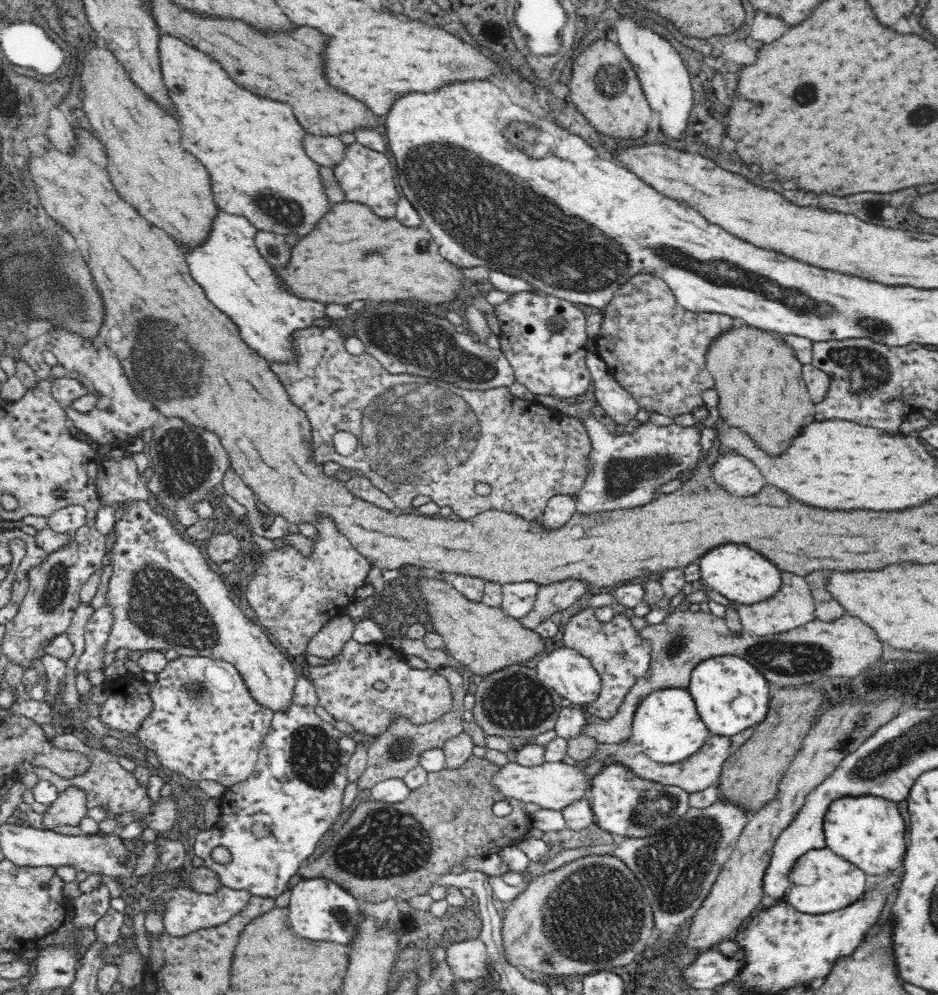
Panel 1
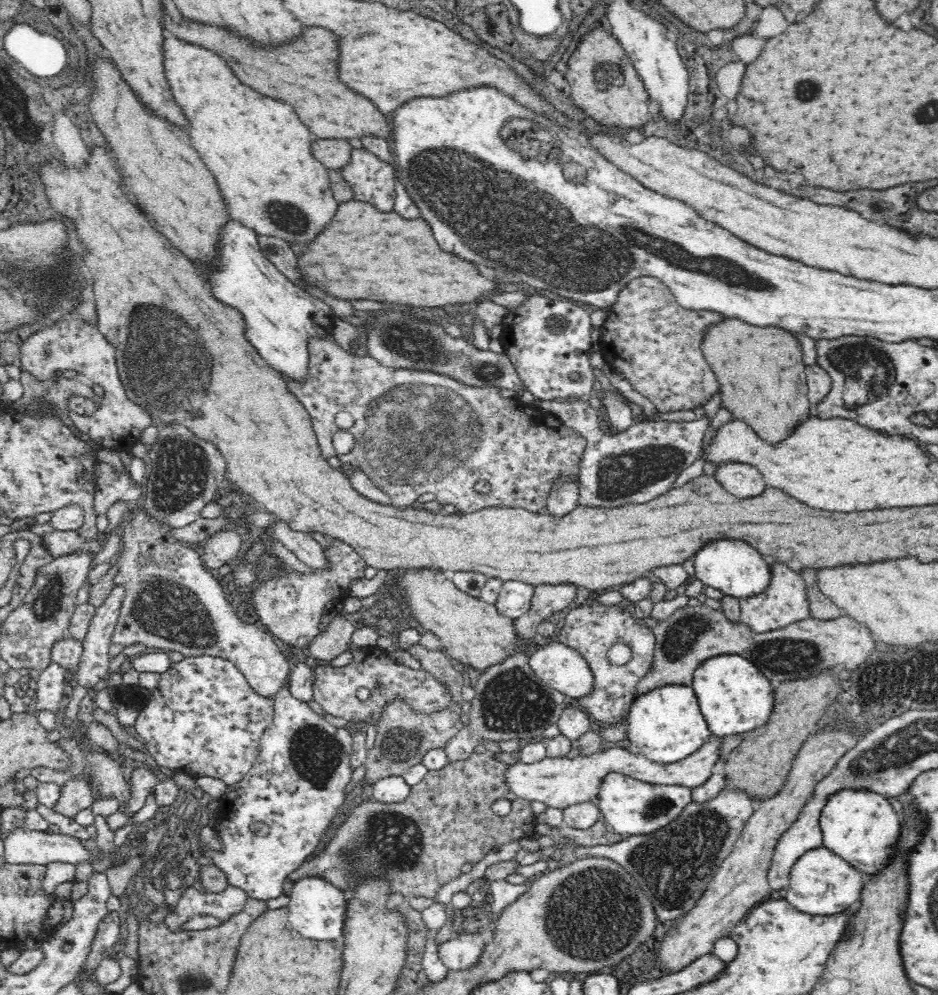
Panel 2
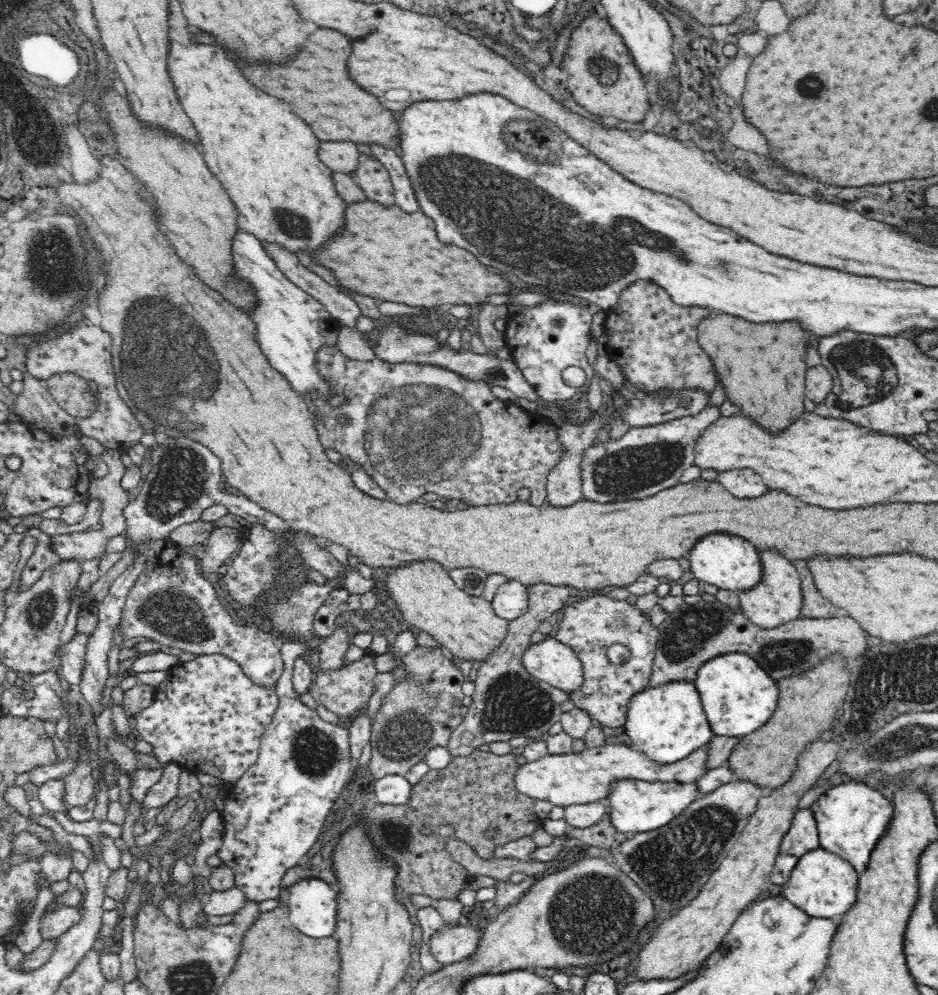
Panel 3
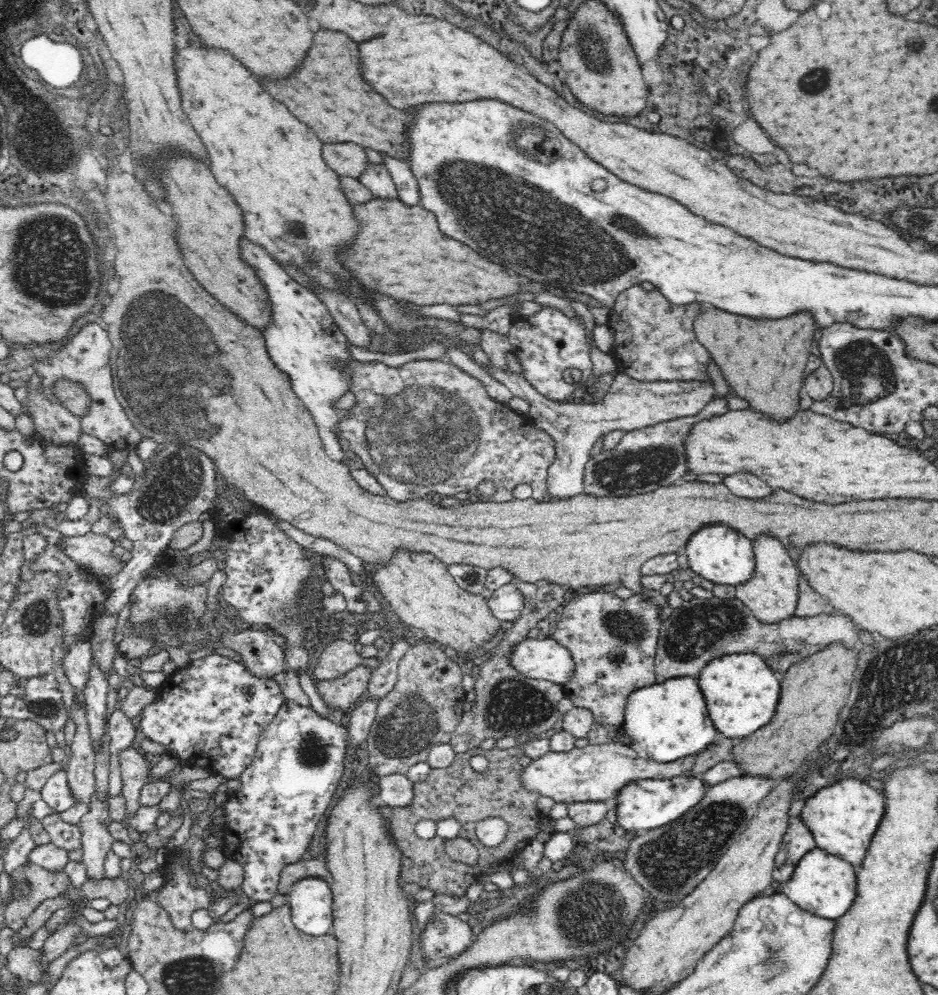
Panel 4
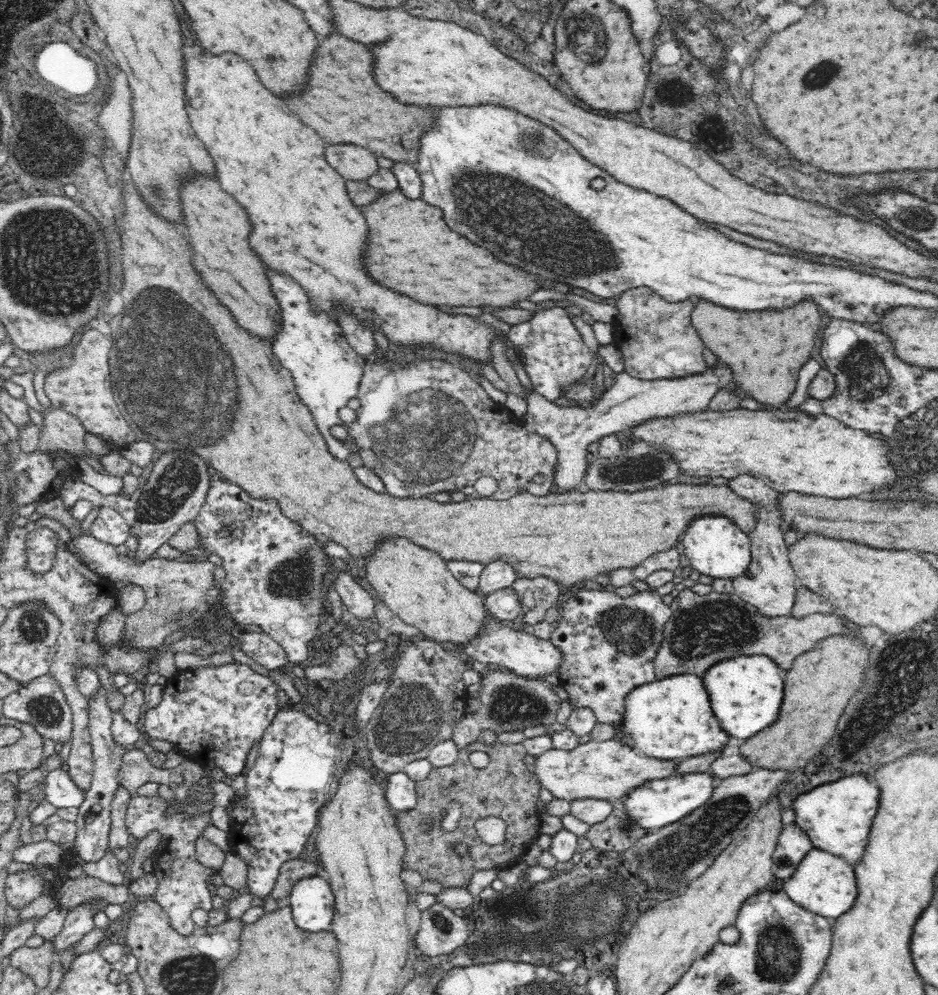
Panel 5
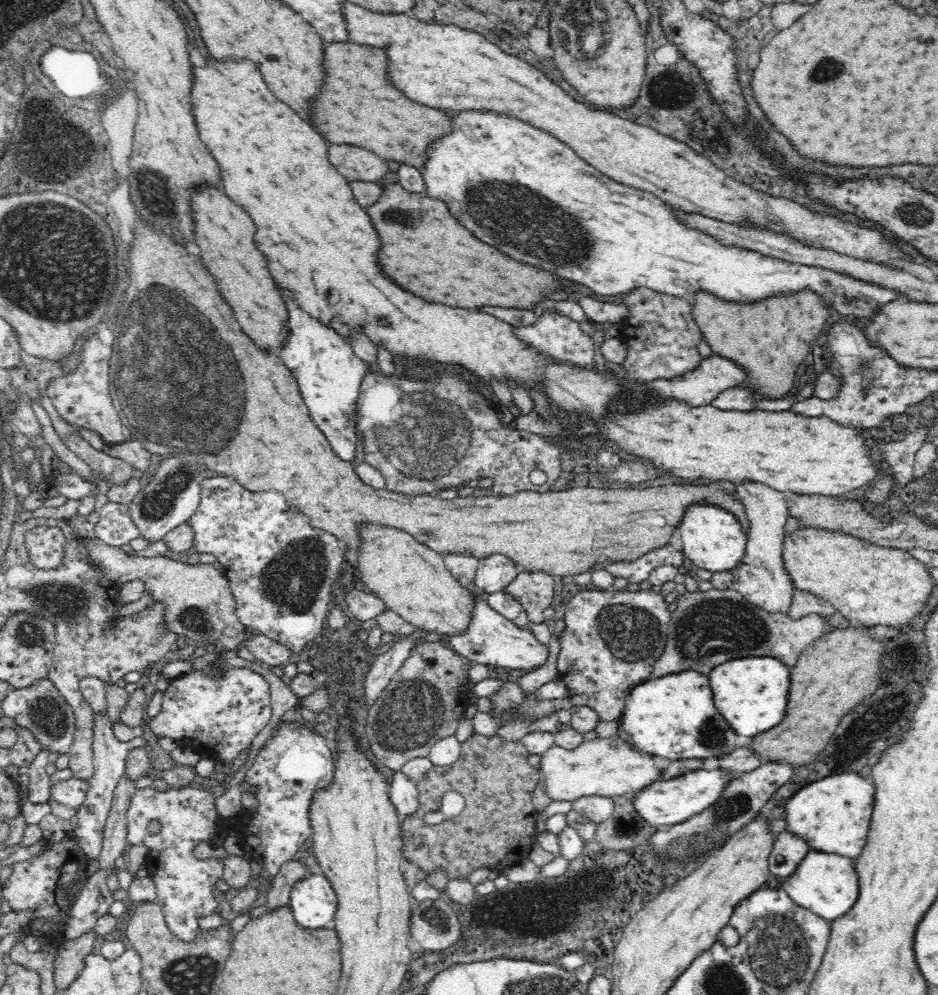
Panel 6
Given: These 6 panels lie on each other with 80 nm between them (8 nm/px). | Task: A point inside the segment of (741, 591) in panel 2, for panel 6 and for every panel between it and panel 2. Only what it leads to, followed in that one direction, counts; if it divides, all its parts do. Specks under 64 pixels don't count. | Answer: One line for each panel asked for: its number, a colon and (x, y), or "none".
3: (728, 561)
4: (717, 552)
5: (715, 546)
6: (712, 538)

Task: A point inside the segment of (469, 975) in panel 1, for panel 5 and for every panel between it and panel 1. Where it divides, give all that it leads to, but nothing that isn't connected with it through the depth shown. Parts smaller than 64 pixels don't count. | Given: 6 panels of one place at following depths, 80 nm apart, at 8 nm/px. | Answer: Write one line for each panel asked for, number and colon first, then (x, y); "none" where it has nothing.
2: (462, 950)
3: (450, 943)
4: (444, 936)
5: (441, 931)

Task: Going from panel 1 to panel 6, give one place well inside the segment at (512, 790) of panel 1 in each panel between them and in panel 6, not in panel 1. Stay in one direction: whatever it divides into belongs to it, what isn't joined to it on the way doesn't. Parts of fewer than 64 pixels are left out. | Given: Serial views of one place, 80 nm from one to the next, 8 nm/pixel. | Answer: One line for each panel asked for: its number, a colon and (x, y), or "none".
2: (559, 782)
3: (564, 779)
4: (597, 772)
5: (607, 769)
6: (606, 766)

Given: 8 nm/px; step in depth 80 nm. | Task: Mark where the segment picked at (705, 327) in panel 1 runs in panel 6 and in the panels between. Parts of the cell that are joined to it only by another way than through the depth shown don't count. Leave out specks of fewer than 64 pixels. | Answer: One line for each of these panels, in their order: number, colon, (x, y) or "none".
2: (656, 343)
3: (655, 342)
4: (654, 339)
5: (657, 338)
6: (662, 337)

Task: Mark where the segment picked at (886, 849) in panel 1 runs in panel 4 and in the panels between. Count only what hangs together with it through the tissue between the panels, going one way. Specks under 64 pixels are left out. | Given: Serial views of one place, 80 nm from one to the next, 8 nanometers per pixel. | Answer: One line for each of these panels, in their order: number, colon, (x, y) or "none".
2: (857, 825)
3: (849, 818)
4: (842, 817)

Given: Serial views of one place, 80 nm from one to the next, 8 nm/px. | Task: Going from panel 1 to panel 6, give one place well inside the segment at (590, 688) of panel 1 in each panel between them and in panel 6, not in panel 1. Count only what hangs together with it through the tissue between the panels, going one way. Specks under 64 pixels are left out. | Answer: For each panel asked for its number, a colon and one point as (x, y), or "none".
2: (563, 668)
3: (551, 661)
4: (539, 658)
5: (495, 642)
6: (491, 638)

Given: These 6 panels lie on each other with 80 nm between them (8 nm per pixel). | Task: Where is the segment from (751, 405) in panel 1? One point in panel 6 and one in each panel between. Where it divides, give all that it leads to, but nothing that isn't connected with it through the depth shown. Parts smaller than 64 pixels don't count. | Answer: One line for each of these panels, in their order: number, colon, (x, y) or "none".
2: (750, 362)
3: (748, 356)
4: (757, 355)
5: (767, 348)
6: (760, 335)

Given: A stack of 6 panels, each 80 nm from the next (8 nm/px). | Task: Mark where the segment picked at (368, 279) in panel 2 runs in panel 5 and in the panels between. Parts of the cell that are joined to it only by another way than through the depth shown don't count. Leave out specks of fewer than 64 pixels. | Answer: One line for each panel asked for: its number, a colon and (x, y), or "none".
3: (386, 252)
4: (402, 251)
5: (410, 237)

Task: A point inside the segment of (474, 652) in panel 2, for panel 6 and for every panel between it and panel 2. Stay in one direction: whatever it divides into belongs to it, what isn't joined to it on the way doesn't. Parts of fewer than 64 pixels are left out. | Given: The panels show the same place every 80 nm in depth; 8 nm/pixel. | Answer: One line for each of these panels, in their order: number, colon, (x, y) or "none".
3: (424, 594)
4: (417, 586)
5: (414, 582)
6: (411, 578)

